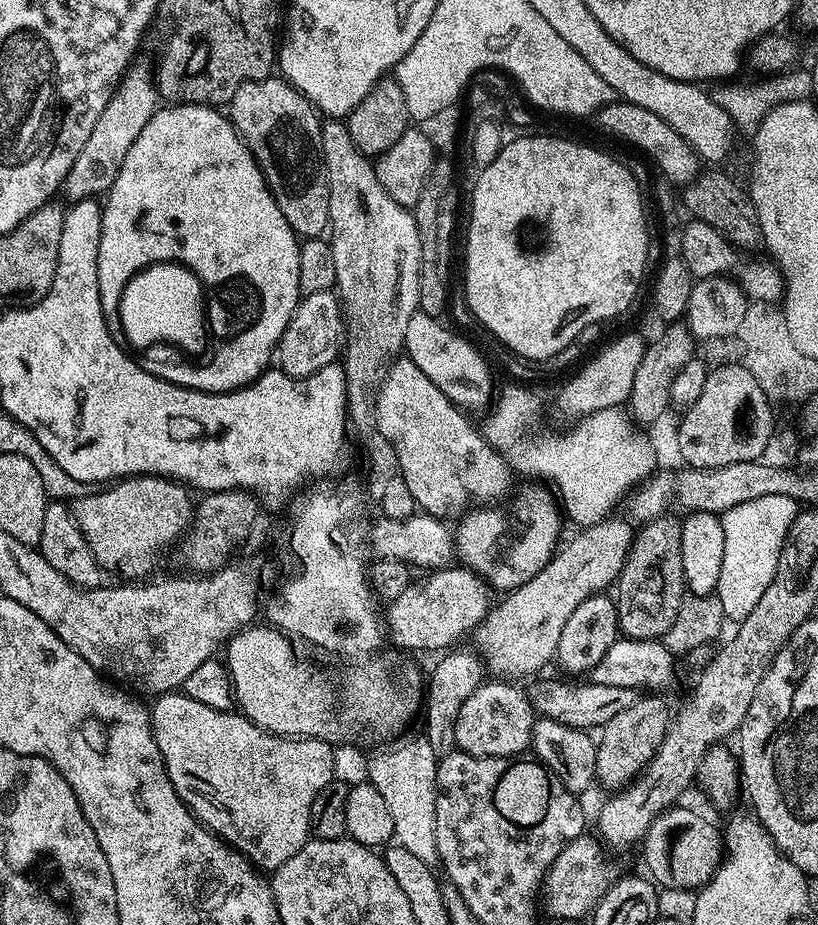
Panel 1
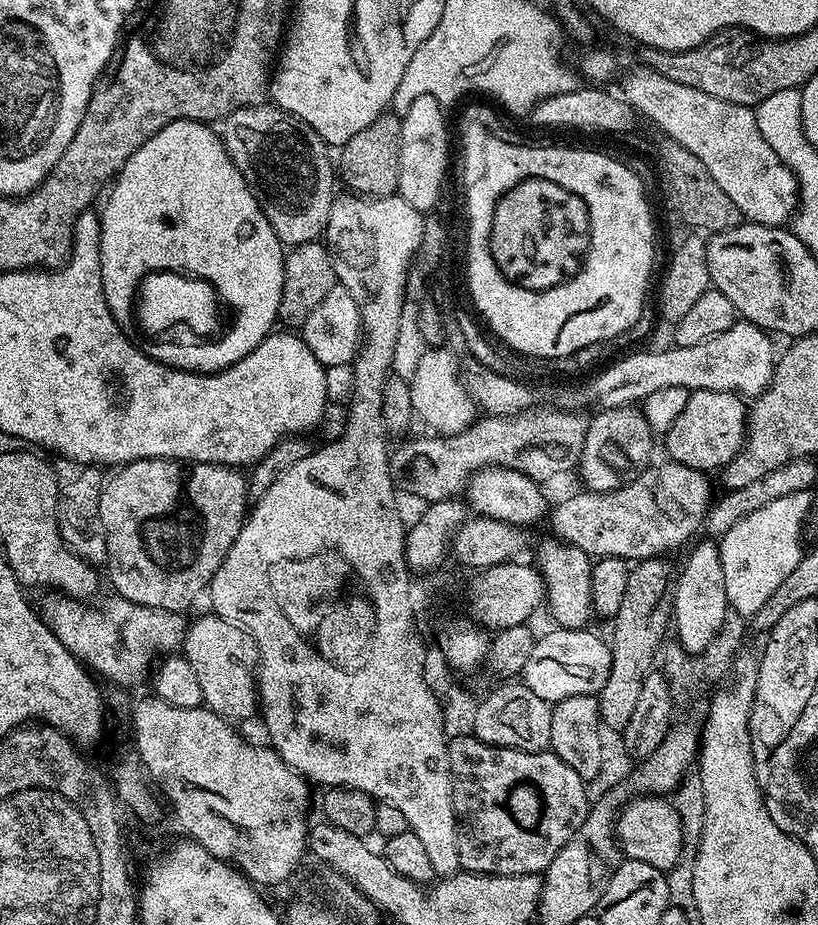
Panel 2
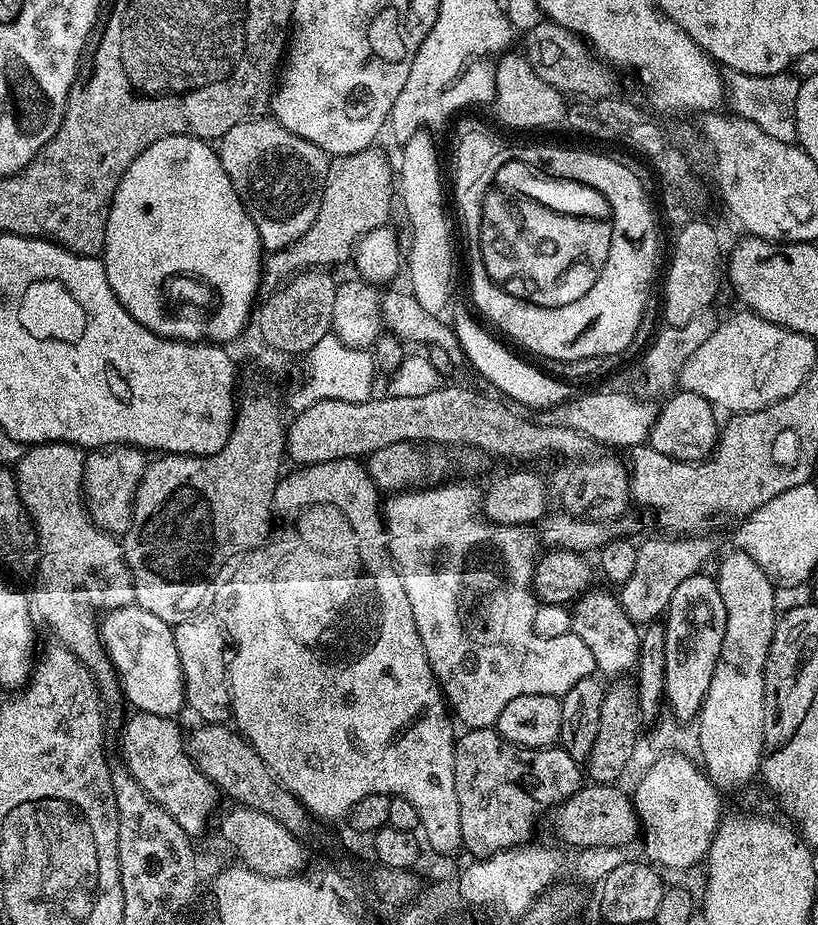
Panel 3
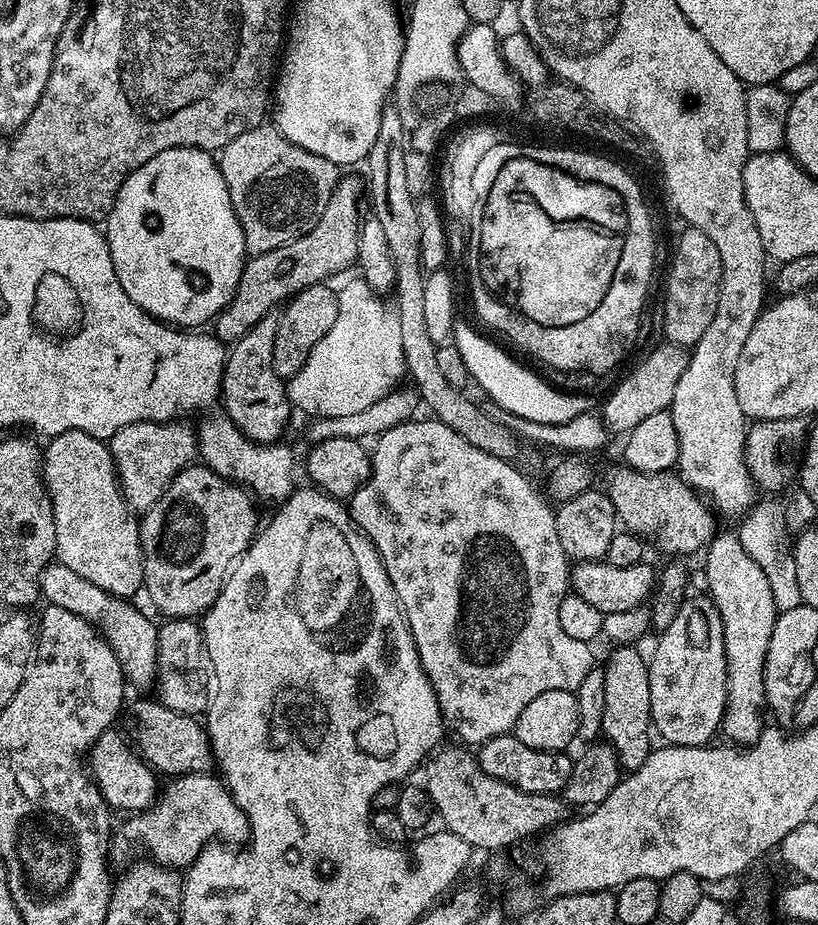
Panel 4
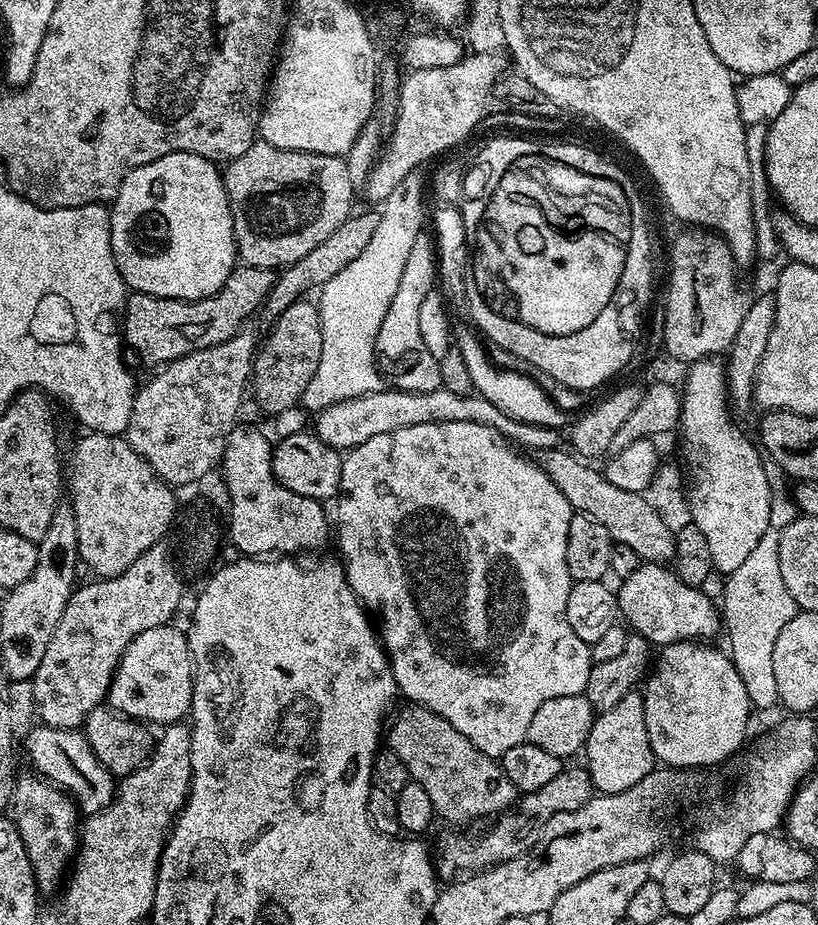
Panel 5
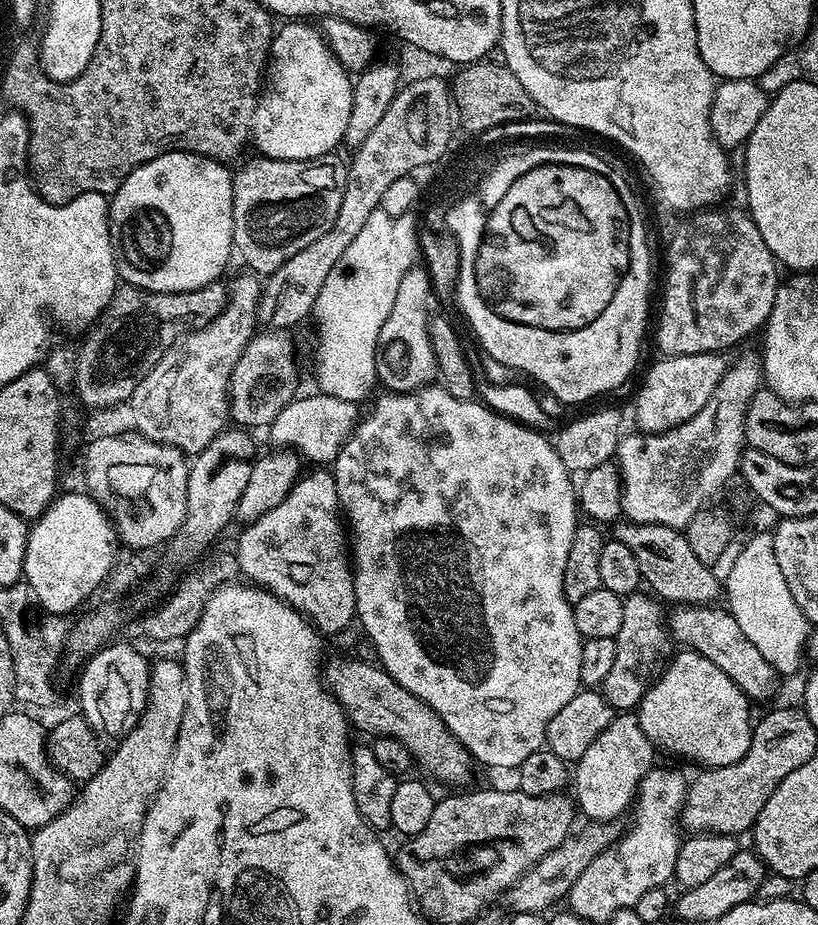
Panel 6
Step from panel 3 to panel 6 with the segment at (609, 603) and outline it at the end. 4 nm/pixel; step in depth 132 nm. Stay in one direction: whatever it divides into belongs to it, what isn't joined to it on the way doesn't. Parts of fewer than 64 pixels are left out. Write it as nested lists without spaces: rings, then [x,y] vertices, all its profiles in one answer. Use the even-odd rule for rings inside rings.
[[[636,714],[613,715],[610,726],[590,742],[586,754],[574,764],[574,803],[581,817],[592,822],[617,821],[624,811],[633,807],[642,778],[654,766],[654,749],[650,738],[642,734],[640,717]]]

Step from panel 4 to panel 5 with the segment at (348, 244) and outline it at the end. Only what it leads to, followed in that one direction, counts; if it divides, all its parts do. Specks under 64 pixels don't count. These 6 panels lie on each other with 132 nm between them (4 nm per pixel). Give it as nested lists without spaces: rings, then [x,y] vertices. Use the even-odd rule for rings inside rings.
[[[249,264],[237,266],[226,282],[214,294],[201,300],[167,300],[145,292],[132,292],[124,301],[122,340],[144,364],[163,365],[191,352],[218,346],[245,327],[244,320],[259,313],[264,299],[276,281],[277,273],[271,268],[255,268]]]

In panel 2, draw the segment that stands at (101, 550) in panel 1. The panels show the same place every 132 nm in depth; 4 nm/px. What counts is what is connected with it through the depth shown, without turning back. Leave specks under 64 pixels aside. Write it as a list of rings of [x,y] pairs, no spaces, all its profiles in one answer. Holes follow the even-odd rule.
[[[155,456],[153,460],[132,460],[128,464],[123,465],[119,470],[113,471],[116,472],[113,476],[109,475],[107,479],[105,479],[104,487],[100,489],[100,501],[98,502],[98,514],[100,515],[100,521],[102,522],[102,526],[104,527],[104,533],[106,534],[106,550],[108,551],[108,559],[106,561],[107,567],[112,567],[109,570],[108,576],[106,572],[106,580],[112,583],[111,591],[115,593],[115,595],[121,596],[122,598],[126,598],[130,602],[134,602],[135,604],[141,604],[142,606],[150,606],[151,608],[157,608],[158,610],[166,610],[167,612],[179,612],[181,614],[187,613],[187,608],[191,606],[192,603],[195,602],[196,599],[201,595],[202,597],[205,595],[206,589],[209,584],[211,584],[212,579],[214,578],[214,574],[218,571],[218,569],[222,566],[222,562],[226,558],[226,554],[230,550],[230,546],[234,546],[234,542],[238,538],[238,534],[242,530],[242,526],[244,525],[245,519],[250,511],[250,497],[248,495],[248,476],[245,475],[243,471],[239,468],[231,467],[227,464],[194,464],[191,462],[181,463],[179,460],[164,460],[161,456]]]

